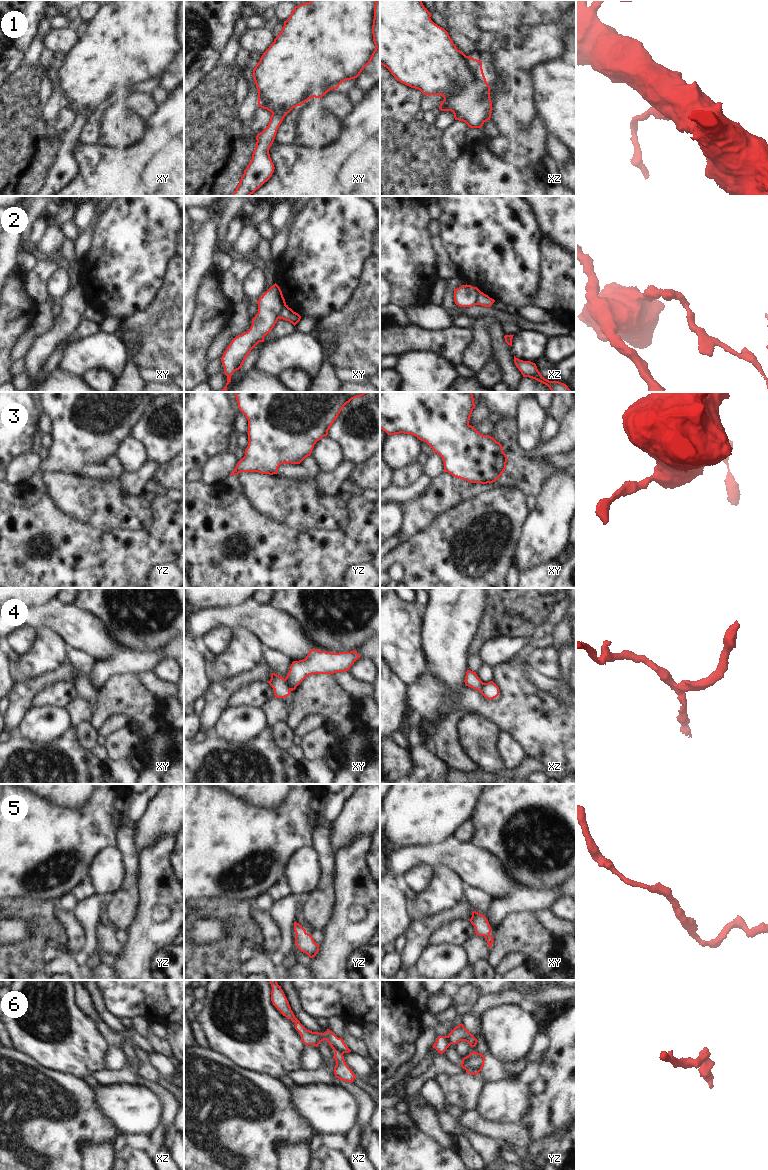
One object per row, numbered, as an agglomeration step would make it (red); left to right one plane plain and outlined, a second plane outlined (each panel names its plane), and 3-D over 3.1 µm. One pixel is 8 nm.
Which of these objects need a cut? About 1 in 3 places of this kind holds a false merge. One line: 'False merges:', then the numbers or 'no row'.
False merges: 2, 4, 6

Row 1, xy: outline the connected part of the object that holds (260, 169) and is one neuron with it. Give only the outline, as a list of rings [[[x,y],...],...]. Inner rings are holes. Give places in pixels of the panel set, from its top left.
[[[311,0],[294,7],[289,18],[284,21],[281,32],[253,70],[253,79],[258,89],[258,106],[267,109],[272,115],[268,126],[256,136],[252,159],[232,196],[250,196],[270,179],[275,167],[269,149],[284,117],[294,107],[301,106],[313,97],[321,98],[328,91],[338,89],[342,82],[357,78],[371,62],[379,49],[374,33],[377,2],[378,0]]]

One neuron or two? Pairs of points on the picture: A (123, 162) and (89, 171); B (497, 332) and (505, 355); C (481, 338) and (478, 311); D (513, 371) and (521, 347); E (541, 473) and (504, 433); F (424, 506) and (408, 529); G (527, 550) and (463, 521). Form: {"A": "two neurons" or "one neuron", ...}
{"A": "one neuron", "B": "one neuron", "C": "two neurons", "D": "two neurons", "E": "one neuron", "F": "one neuron", "G": "two neurons"}

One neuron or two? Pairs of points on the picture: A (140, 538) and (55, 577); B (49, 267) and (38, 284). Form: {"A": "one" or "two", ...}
{"A": "one", "B": "one"}

